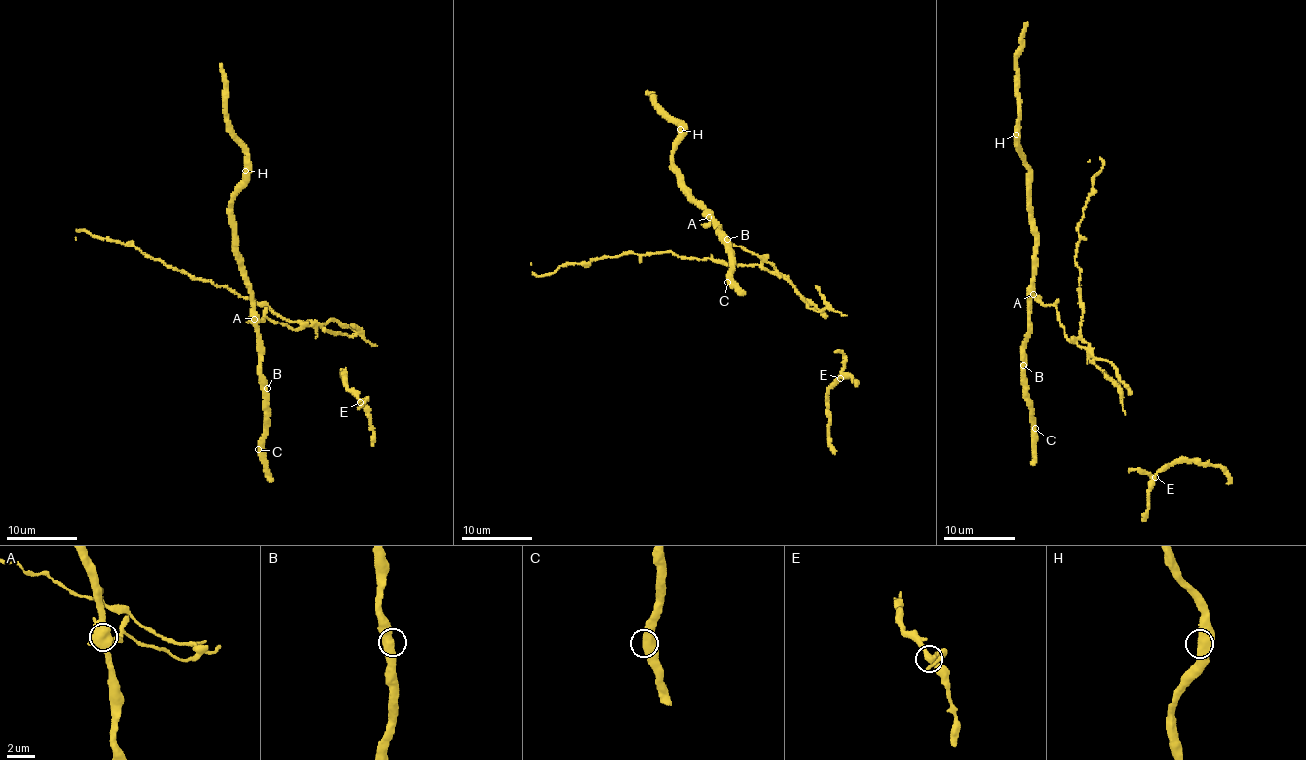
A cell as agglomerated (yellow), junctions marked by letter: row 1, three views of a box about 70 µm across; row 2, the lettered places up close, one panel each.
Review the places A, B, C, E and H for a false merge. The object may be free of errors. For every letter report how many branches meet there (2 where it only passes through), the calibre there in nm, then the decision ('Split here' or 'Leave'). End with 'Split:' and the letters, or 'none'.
A: Branches: 4. Thickness 500 nm. Split here
B: Branches: 2. Thickness 500 nm. Leave
C: Branches: 2. Thickness 550 nm. Leave
E: Branches: 3. Thickness 340 nm. Leave
H: Branches: 2. Thickness 550 nm. Leave
Split: A

